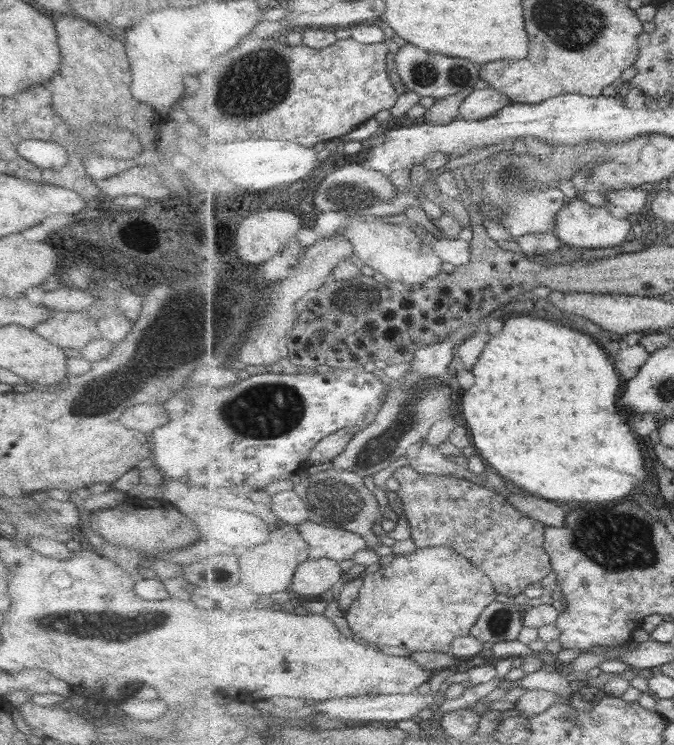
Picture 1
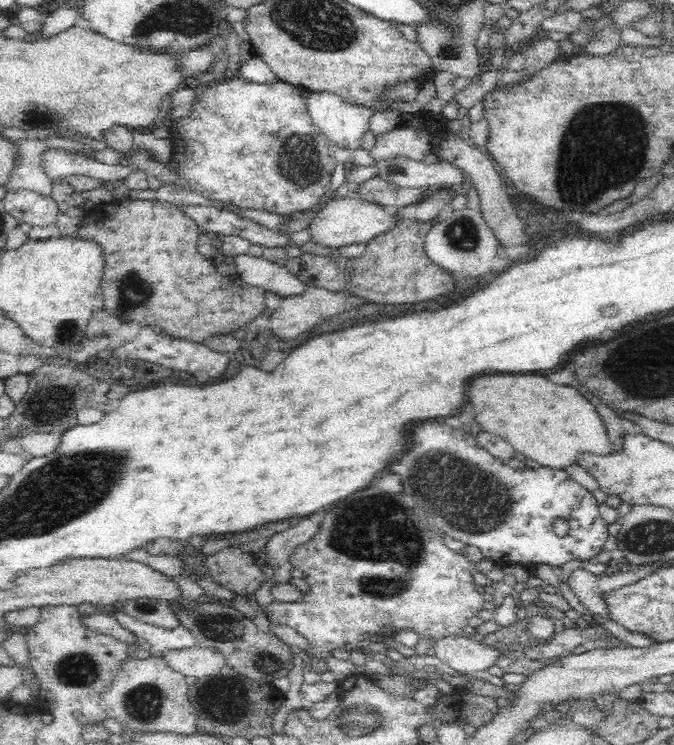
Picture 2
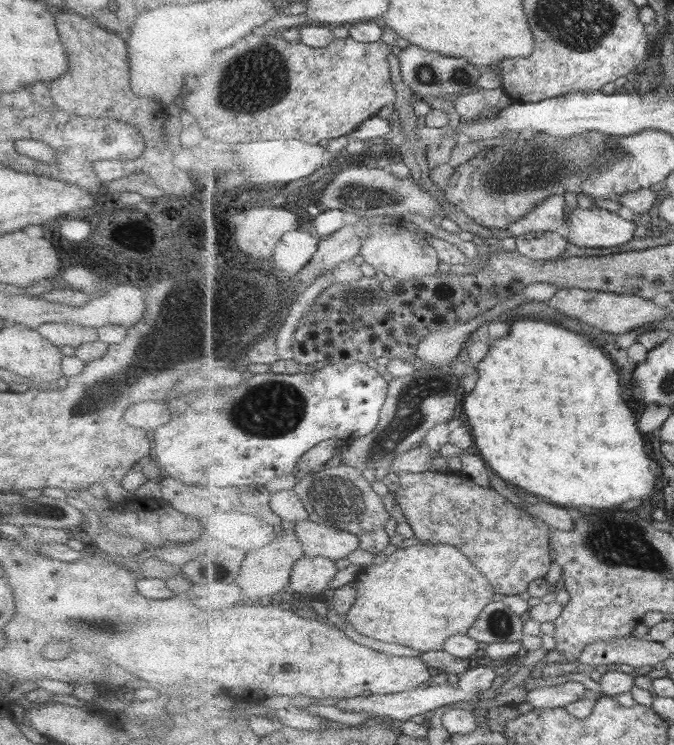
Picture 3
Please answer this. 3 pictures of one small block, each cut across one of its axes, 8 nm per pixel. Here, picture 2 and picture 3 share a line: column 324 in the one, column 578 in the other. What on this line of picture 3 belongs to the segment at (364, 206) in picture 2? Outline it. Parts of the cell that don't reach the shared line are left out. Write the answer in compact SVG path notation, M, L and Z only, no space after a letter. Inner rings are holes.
M576 206L566 216L563 232L570 244L583 249L613 248L613 246L627 244L627 242L635 238L633 232L637 230L638 221L637 219L633 221L624 220L617 213L596 206L592 208L580 208Z

